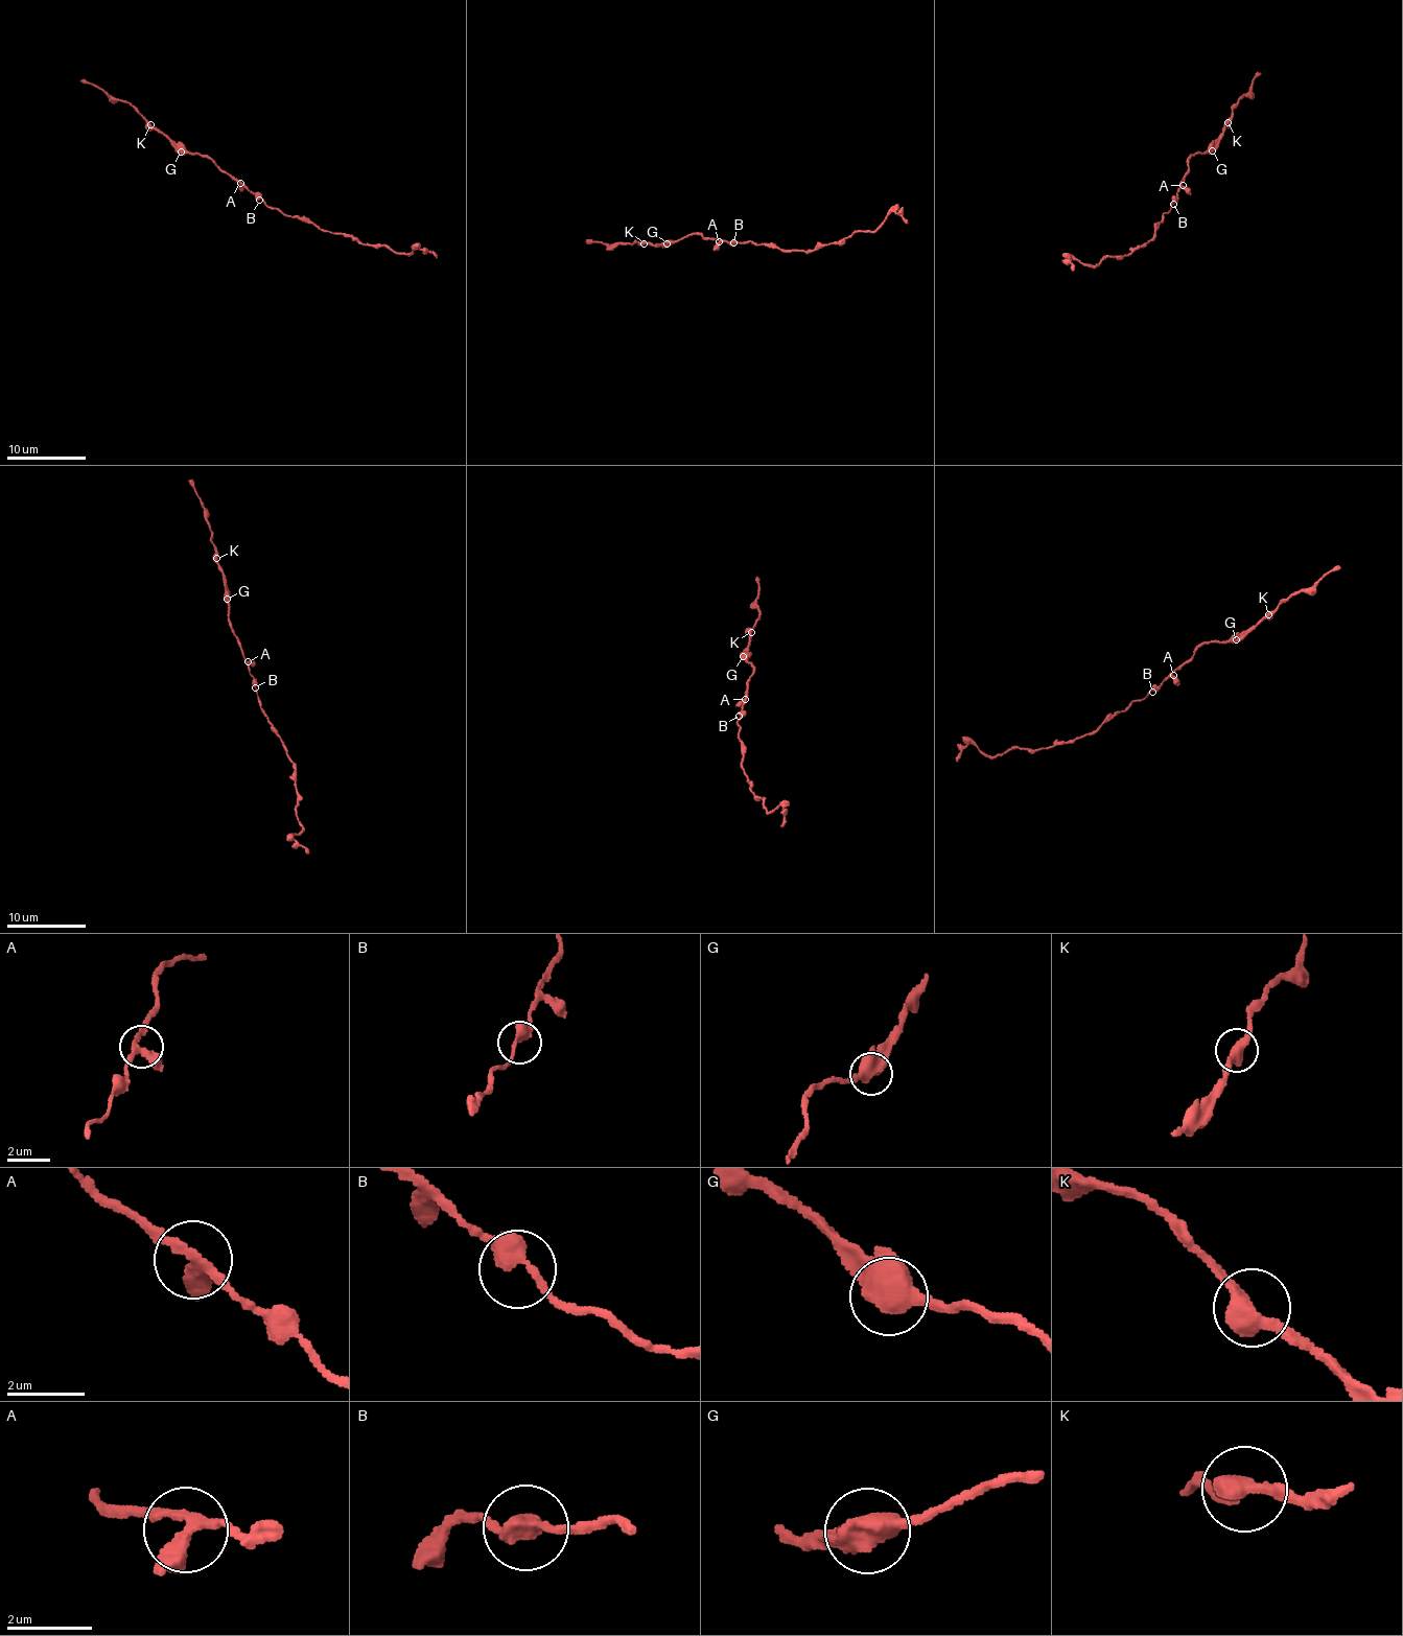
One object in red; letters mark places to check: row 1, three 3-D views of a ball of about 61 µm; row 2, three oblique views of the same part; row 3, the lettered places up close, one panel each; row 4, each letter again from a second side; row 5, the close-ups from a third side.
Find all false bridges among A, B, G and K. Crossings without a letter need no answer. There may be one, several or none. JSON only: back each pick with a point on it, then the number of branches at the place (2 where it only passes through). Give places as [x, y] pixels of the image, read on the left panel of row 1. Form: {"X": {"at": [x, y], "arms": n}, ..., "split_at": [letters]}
{"split_at": []}

